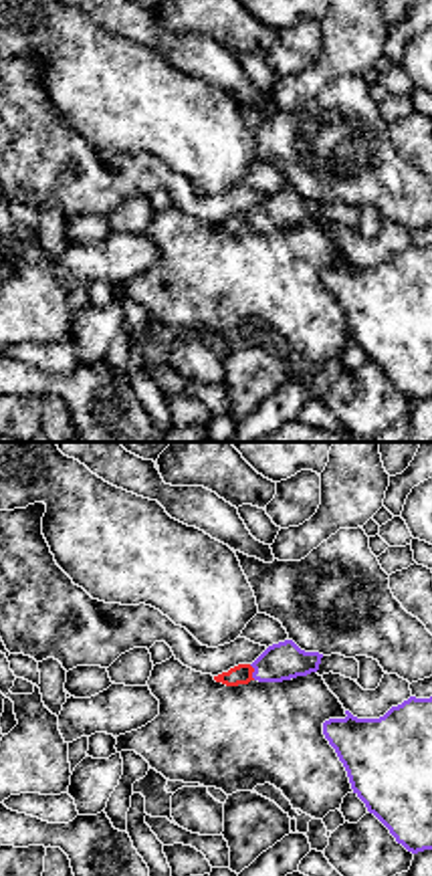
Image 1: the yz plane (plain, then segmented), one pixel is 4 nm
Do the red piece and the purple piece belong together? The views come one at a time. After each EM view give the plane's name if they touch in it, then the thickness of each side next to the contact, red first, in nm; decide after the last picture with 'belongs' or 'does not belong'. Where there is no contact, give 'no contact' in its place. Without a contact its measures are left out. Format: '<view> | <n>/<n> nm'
yz | 80/150 nm

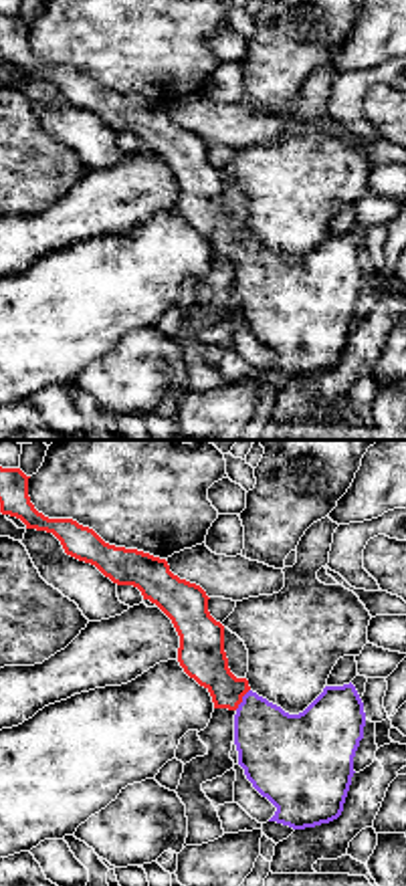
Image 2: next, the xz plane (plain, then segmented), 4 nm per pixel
xz | 180/300 nm

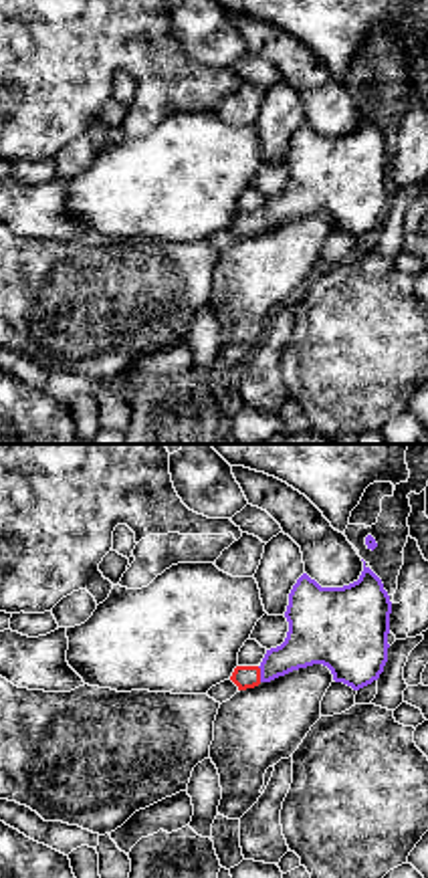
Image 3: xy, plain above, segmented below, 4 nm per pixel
xy | 100/190 nm

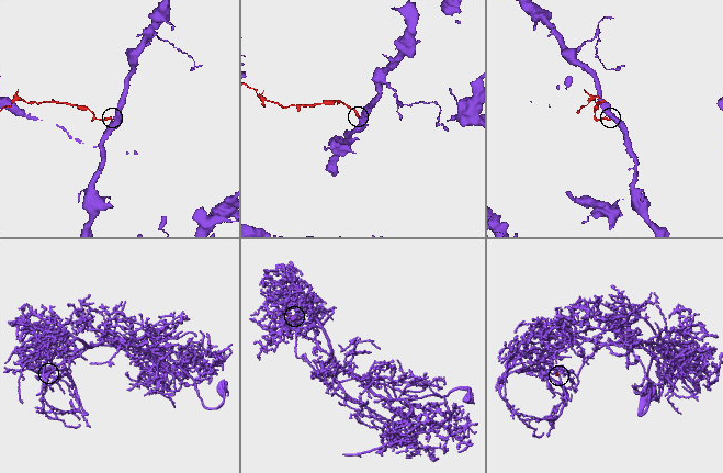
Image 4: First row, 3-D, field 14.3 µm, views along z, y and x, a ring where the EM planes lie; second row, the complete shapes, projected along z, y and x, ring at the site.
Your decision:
belongs

